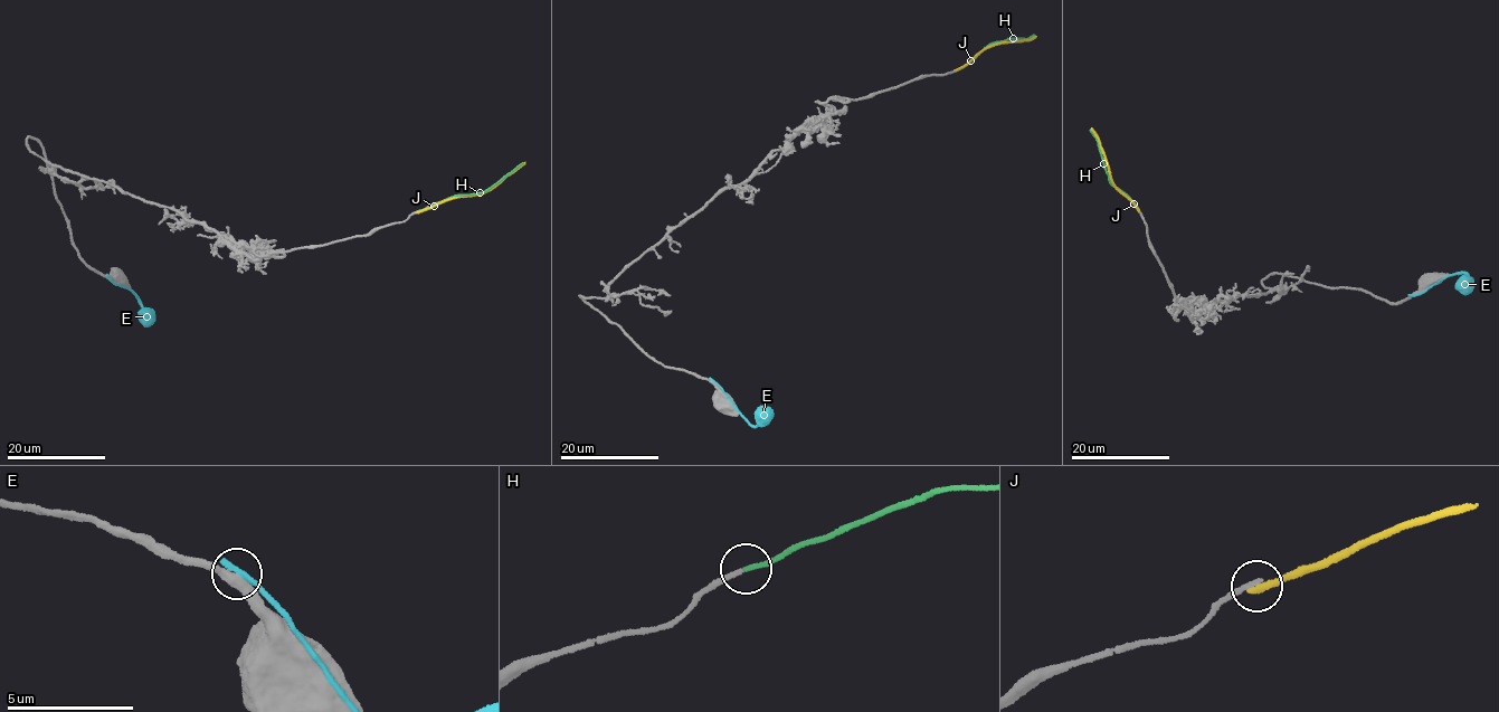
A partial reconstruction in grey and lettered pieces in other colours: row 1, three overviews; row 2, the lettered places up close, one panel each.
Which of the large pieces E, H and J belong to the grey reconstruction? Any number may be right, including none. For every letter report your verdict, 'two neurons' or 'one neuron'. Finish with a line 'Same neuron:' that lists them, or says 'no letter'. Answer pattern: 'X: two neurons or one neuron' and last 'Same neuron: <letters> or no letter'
E: two neurons
H: one neuron
J: two neurons
Same neuron: H

